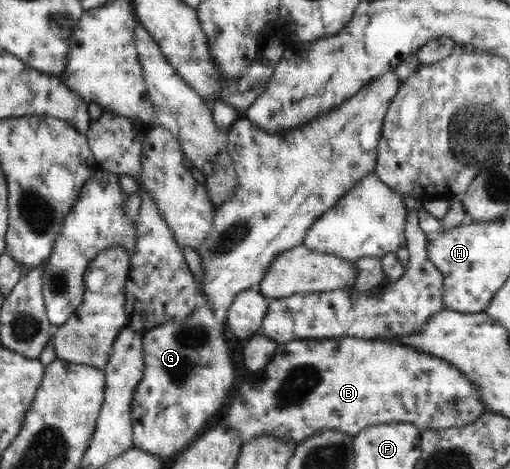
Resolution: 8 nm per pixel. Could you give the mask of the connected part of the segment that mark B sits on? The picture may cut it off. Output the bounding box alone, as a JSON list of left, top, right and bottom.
[222,336,488,446]

